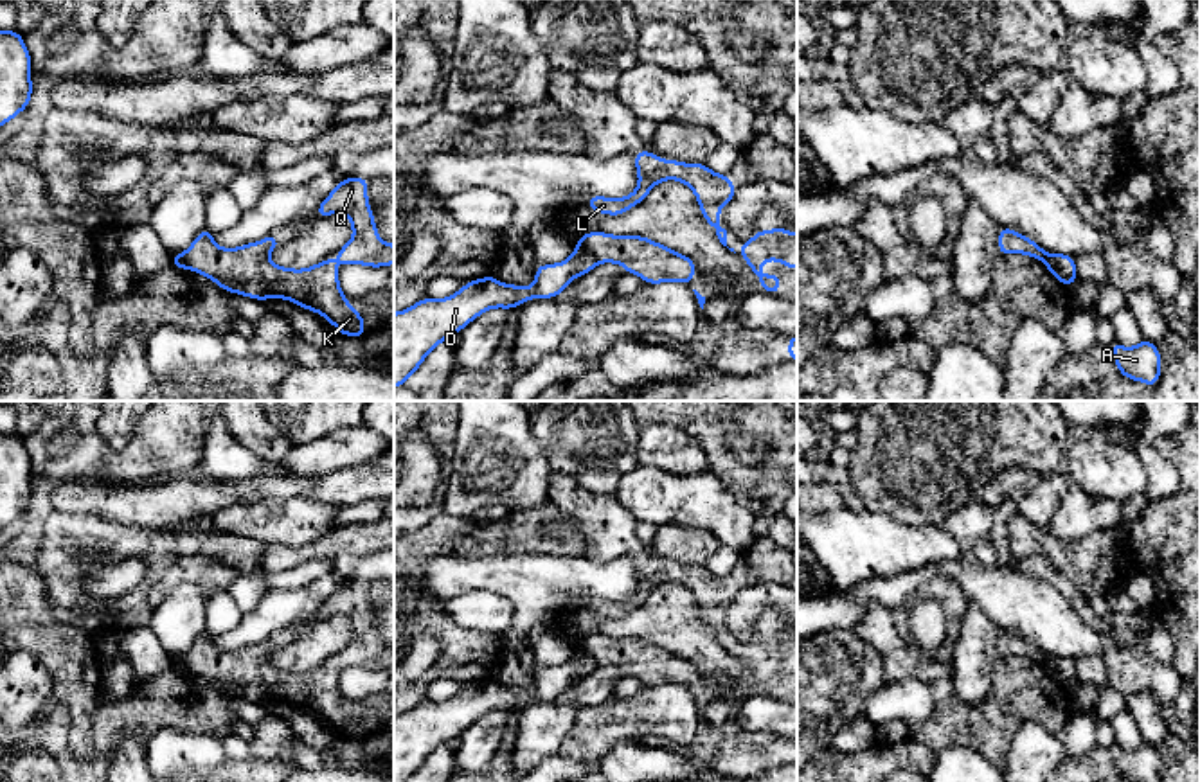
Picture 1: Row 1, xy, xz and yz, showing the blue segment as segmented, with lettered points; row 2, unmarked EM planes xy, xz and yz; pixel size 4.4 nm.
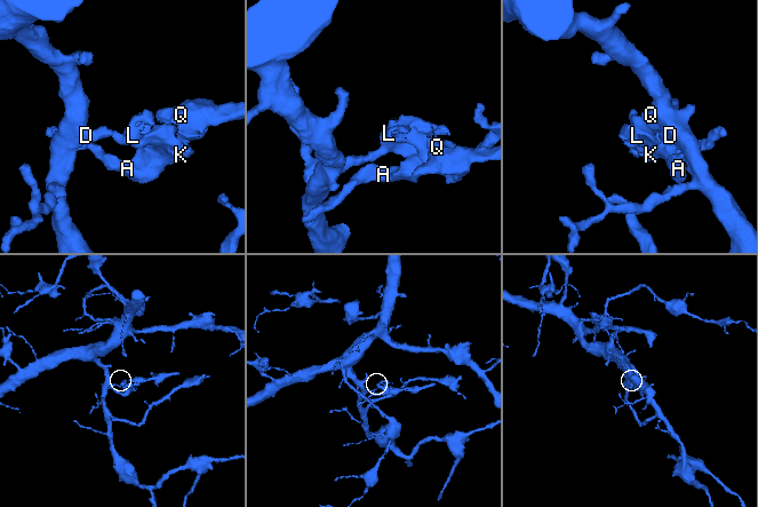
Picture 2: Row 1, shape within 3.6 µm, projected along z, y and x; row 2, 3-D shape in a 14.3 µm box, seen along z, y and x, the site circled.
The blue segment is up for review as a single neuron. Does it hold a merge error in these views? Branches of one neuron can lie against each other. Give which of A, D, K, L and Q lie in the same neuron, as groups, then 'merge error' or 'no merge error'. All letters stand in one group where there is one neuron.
A K L Q / D; merge error

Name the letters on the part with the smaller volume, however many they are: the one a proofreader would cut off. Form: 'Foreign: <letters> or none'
Foreign: A, K, L, Q

